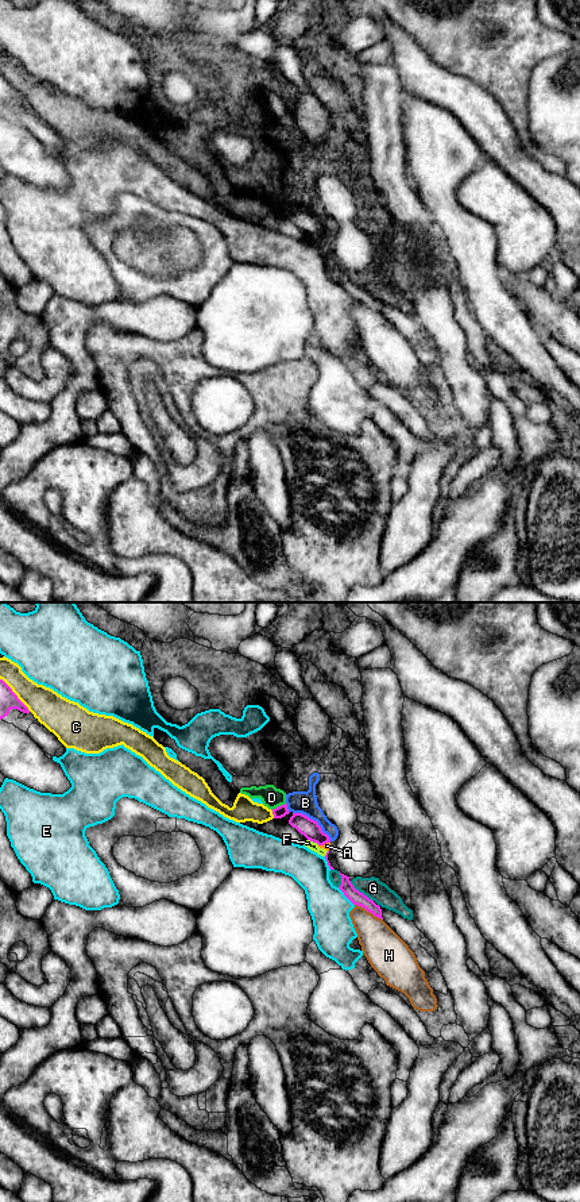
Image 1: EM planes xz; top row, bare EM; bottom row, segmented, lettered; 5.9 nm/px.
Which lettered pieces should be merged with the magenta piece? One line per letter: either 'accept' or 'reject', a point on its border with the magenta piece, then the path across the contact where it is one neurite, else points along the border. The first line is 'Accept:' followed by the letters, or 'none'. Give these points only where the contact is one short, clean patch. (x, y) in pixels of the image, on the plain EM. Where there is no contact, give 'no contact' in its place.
Accept: none
A: reject; contact xz (324, 238); border xz (329, 237), (318, 241)
B: reject; contact xz (313, 215); border xz (293, 207), (301, 207), (313, 214), (331, 235)
C: reject; contact xz (15, 89)
D: reject; contact xz (278, 201); border xz (285, 197), (271, 204)
E: reject; contact xz (345, 291)
F: reject; contact xz (313, 237); border xz (308, 234), (318, 239)
G: reject; contact xz (359, 286)
H: reject; contact xz (368, 305)

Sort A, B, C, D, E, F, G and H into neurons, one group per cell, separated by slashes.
A B D F G / C / E / H

